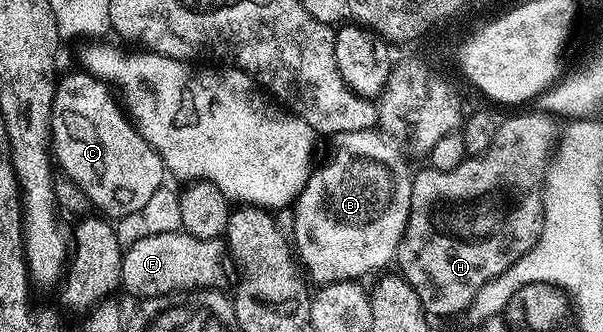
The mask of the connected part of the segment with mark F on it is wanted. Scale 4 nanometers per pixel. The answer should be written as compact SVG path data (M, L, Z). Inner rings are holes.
M179 231L177 233L153 233L136 243L125 246L122 255L122 284L137 299L148 297L165 297L167 293L188 293L191 289L225 290L230 281L228 263L228 246L222 237L212 239L196 239L191 233Z

